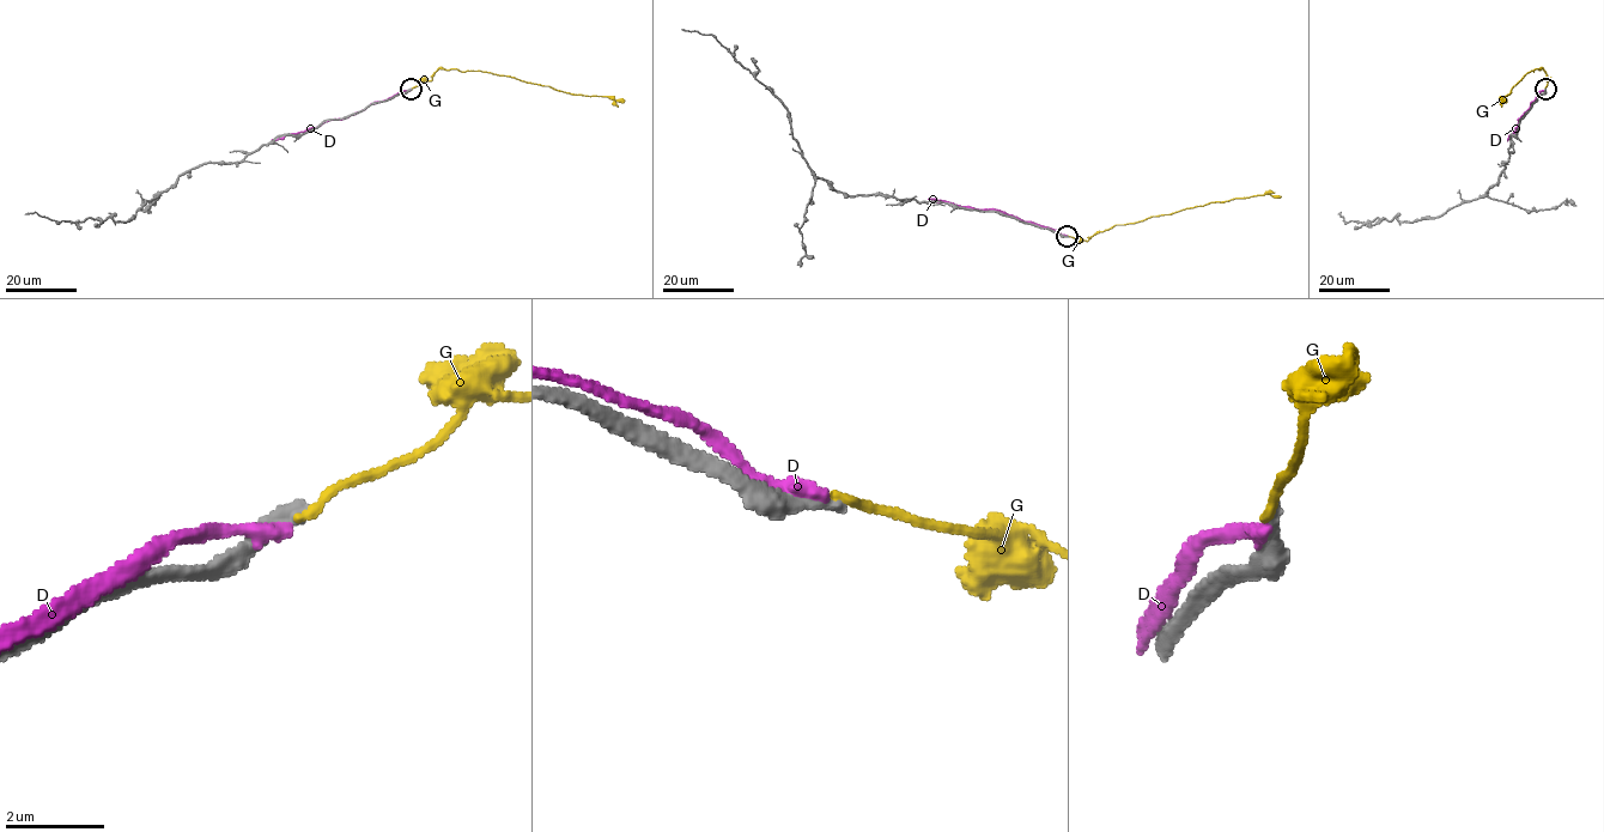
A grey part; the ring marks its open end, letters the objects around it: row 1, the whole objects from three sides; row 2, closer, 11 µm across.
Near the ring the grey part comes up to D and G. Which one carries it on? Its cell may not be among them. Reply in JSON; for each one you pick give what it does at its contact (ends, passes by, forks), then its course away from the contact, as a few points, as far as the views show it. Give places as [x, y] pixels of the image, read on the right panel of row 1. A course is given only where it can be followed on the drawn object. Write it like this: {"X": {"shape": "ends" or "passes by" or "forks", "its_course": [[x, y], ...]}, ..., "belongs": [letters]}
{"belongs": []}

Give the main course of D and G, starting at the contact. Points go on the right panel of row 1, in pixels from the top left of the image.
D: (1544, 90), (1536, 96), (1507, 140)
G: (1545, 89), (1549, 80), (1542, 68), (1536, 68), (1524, 76), (1504, 96), (1506, 102)

